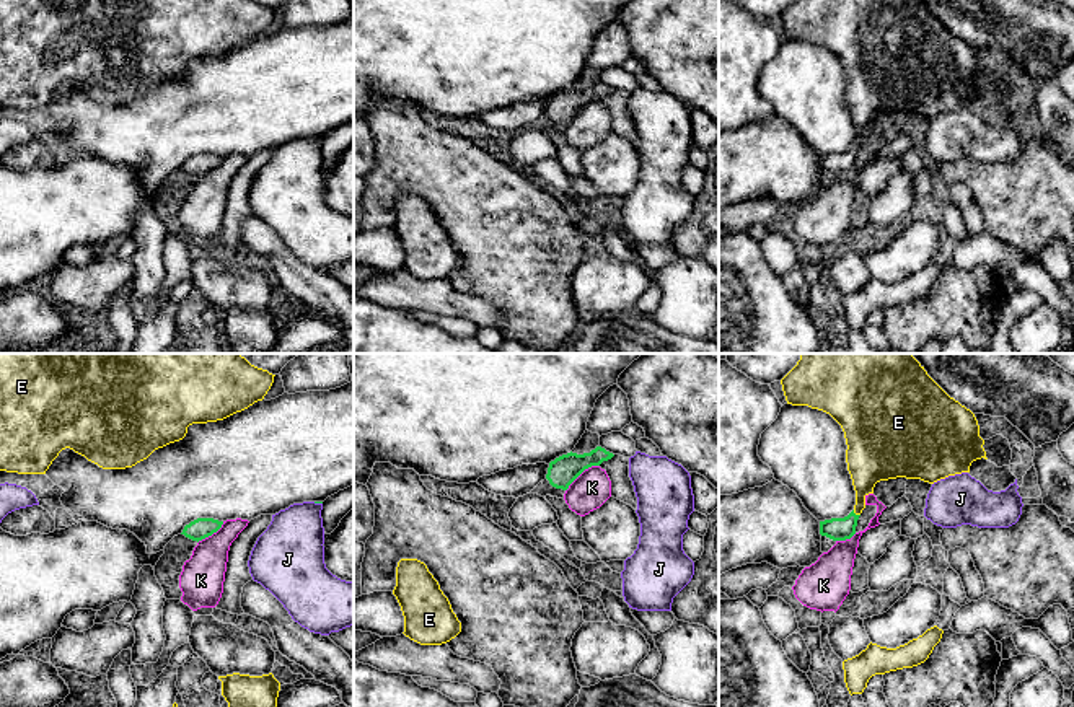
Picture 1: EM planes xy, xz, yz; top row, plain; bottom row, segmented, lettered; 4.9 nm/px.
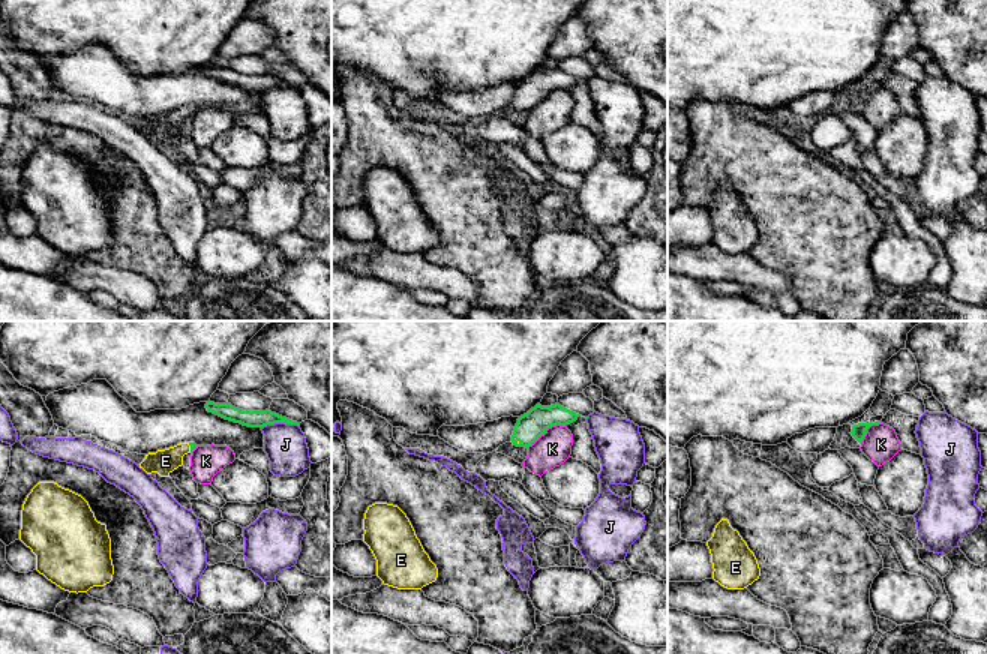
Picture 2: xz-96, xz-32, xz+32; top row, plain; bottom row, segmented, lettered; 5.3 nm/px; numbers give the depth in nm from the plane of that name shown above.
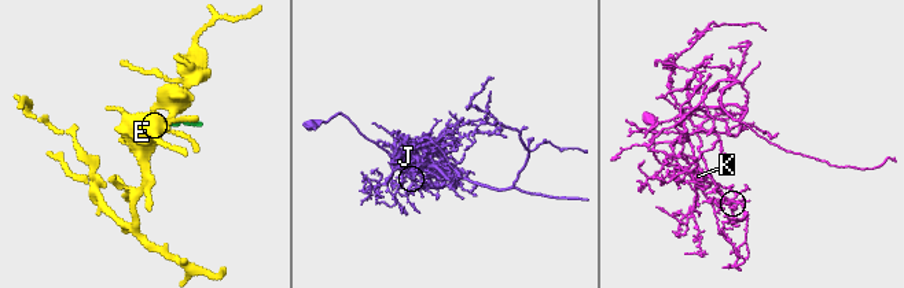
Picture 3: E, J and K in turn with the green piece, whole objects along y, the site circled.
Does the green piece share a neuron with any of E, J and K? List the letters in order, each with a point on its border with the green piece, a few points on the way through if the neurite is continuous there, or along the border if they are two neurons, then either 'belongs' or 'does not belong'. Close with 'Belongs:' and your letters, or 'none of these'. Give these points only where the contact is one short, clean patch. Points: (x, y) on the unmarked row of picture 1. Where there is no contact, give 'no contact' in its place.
E: yz (854, 149) | across yz (836, 163), (841, 163), (854, 149), (859, 140), (867, 100) | belongs
J: xy (318, 137) | along xy (313, 137), (321, 139) | does not belong
K: xz (581, 108) | along xz (598, 100), (589, 101), (566, 126) | does not belong
Belongs: E

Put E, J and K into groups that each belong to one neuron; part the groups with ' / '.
E / J / K

